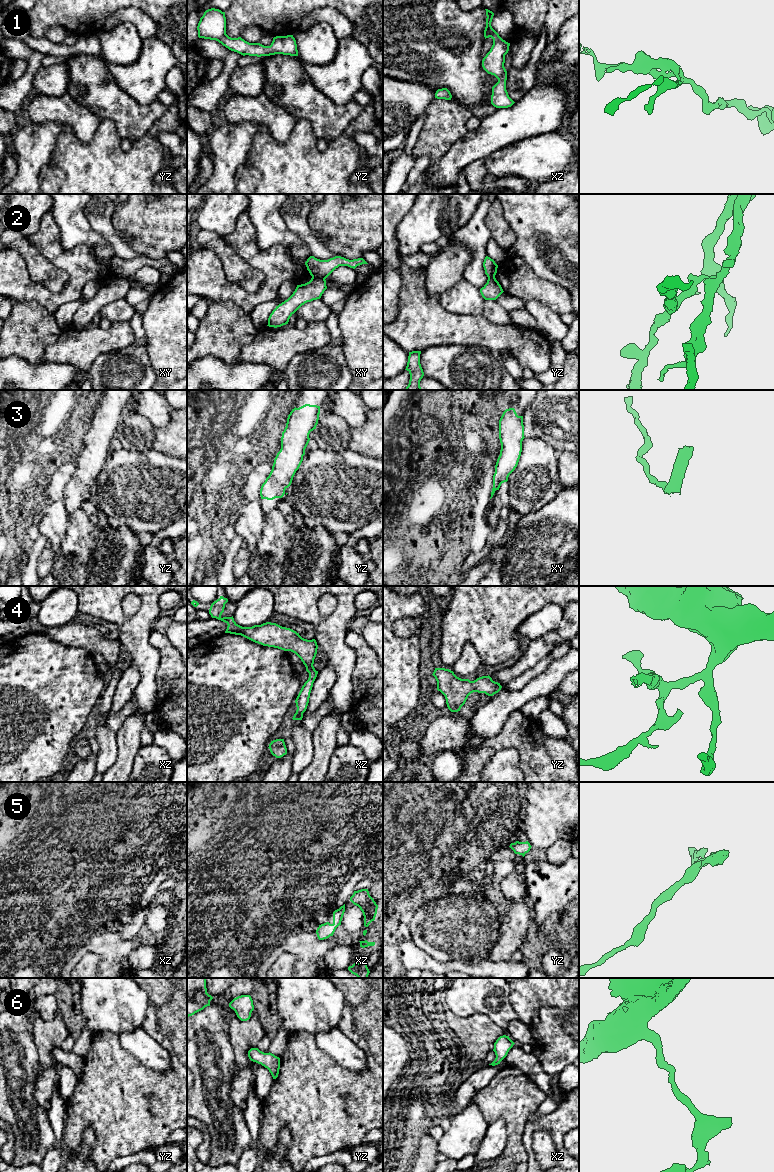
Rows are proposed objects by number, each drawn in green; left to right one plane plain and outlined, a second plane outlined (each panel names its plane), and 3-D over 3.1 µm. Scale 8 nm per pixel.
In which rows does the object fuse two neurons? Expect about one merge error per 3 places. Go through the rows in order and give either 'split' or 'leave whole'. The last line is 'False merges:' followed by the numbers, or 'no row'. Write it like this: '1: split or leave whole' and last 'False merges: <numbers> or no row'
1: leave whole
2: split
3: leave whole
4: leave whole
5: leave whole
6: leave whole
False merges: 2

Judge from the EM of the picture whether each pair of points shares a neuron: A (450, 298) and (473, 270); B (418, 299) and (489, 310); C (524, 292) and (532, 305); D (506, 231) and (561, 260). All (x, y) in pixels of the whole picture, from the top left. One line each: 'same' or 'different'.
A: different
B: different
C: different
D: different

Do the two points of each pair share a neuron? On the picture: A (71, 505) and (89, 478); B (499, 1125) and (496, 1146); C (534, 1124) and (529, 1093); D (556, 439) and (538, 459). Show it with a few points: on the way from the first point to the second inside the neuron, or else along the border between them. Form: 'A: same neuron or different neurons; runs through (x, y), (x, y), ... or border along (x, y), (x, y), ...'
A: same neuron; runs through (74, 498), (76, 491), (82, 485)
B: same neuron; runs through (497, 1130), (496, 1141)
C: different neurons; border along (528, 1119), (523, 1131), (522, 1142)
D: different neurons; border along (542, 438), (557, 451)

